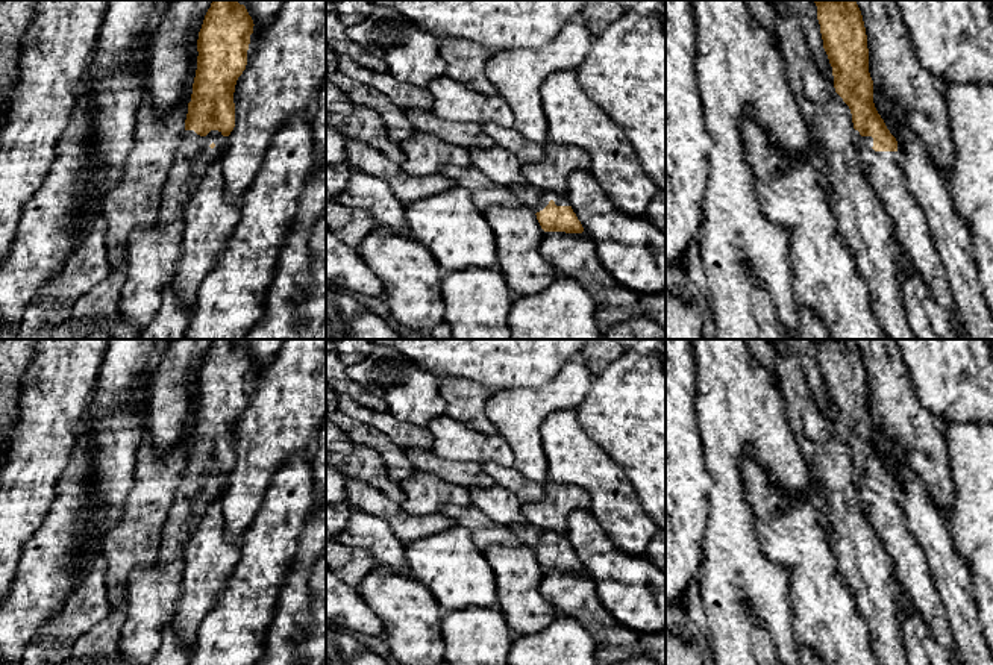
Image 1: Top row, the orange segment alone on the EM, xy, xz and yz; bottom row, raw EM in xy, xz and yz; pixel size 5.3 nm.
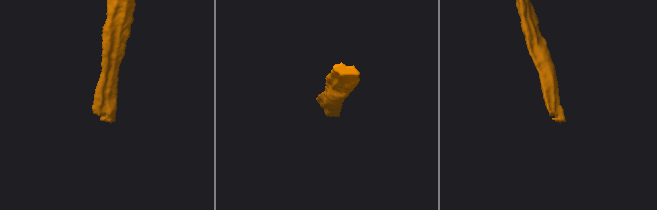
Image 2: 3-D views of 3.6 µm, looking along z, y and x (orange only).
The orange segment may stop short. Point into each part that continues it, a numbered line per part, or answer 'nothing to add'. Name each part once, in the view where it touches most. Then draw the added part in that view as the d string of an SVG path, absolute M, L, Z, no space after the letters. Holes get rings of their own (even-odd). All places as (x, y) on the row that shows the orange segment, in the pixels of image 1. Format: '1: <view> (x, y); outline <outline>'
1: yz (883, 171); outline M854 130L854 145L867 183L893 221L897 242L910 256L914 270L925 279L934 300L949 312L957 335L966 339L926 217L907 188L899 151L875 151L873 138L861 136L858 130Z

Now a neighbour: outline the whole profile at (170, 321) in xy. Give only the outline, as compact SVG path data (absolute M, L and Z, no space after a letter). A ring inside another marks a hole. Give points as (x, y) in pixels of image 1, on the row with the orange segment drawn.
M170 283L161 292L161 306L138 339L183 339L191 311L177 298Z

